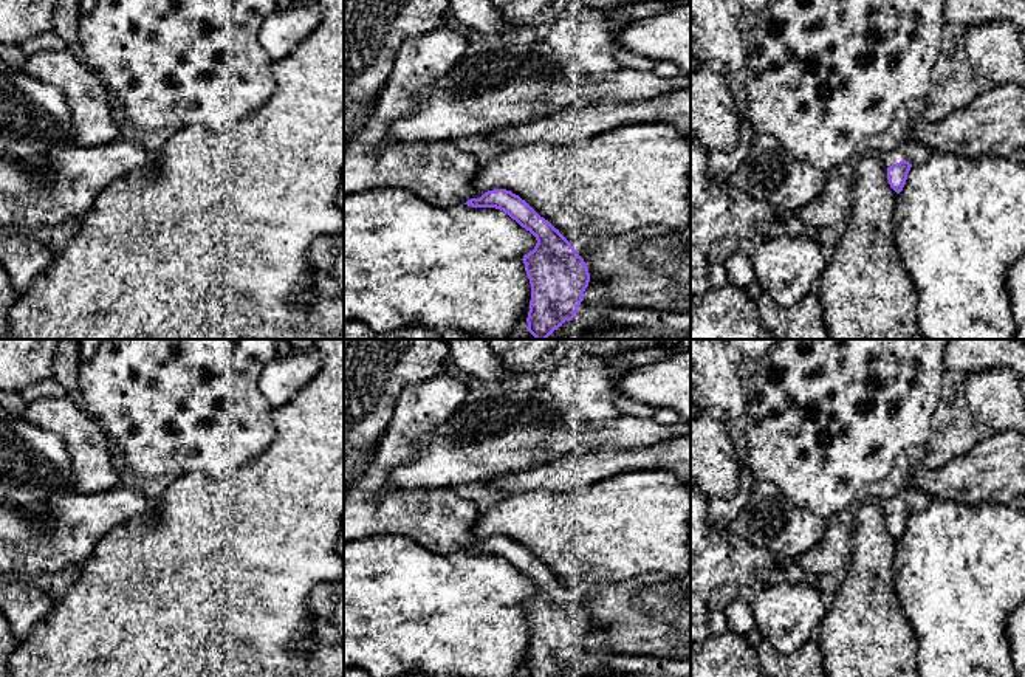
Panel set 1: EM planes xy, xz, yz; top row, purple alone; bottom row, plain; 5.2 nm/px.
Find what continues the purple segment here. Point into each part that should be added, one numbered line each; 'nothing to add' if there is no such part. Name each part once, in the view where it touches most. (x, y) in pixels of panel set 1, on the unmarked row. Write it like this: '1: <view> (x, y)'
1: yz (914, 499)

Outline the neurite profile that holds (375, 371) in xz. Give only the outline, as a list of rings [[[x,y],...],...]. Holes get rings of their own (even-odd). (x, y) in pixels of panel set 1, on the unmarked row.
[[[344,339],[344,486],[376,454],[399,393],[444,372],[447,359],[443,339]]]

